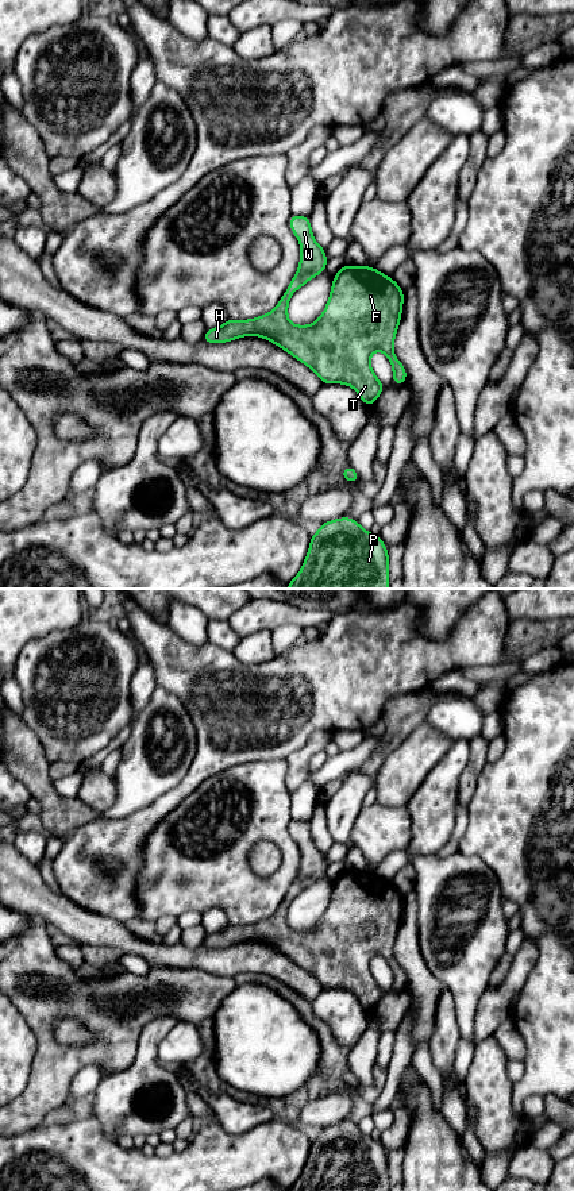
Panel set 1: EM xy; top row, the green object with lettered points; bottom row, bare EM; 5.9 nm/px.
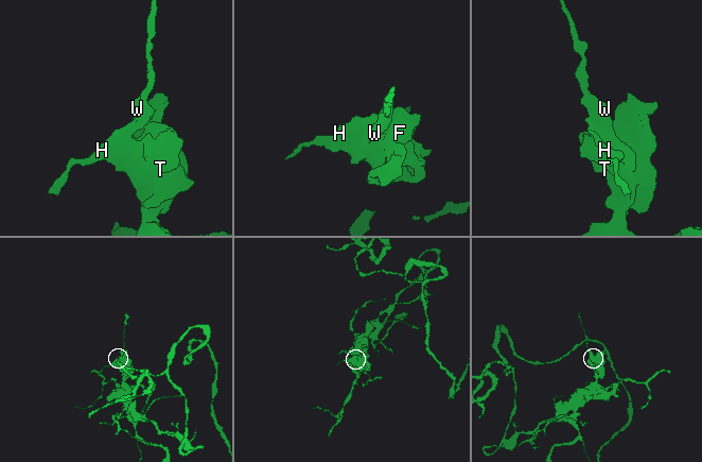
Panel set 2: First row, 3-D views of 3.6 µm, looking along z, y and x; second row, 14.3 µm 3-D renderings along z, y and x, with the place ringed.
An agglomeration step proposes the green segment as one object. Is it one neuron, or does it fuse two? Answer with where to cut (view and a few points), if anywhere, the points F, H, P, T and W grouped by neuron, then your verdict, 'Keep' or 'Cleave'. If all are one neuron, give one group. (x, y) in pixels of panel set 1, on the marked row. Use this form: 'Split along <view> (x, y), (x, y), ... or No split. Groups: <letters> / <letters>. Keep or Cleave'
No split. Groups: F H P T W. Keep

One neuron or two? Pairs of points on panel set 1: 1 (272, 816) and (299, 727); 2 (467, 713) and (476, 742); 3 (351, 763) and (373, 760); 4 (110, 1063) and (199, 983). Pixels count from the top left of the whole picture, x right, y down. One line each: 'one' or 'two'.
1: two
2: two
3: two
4: one

